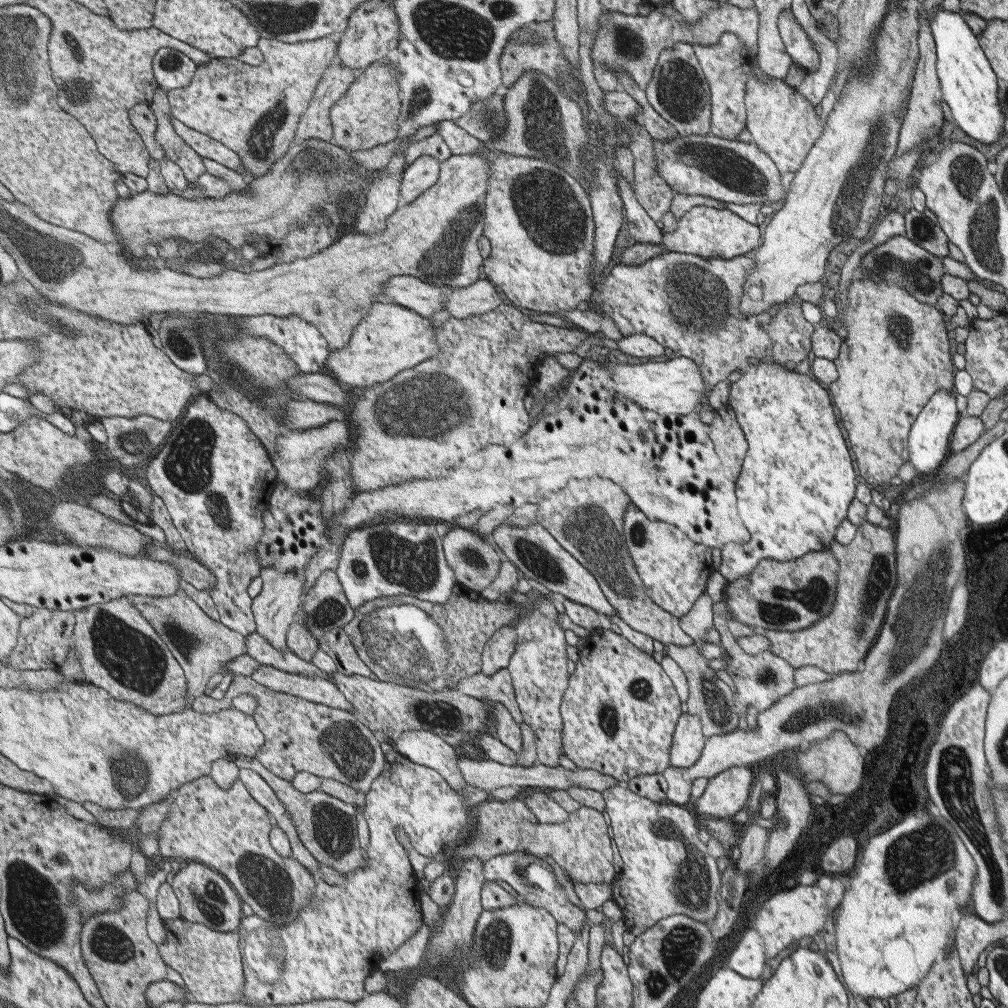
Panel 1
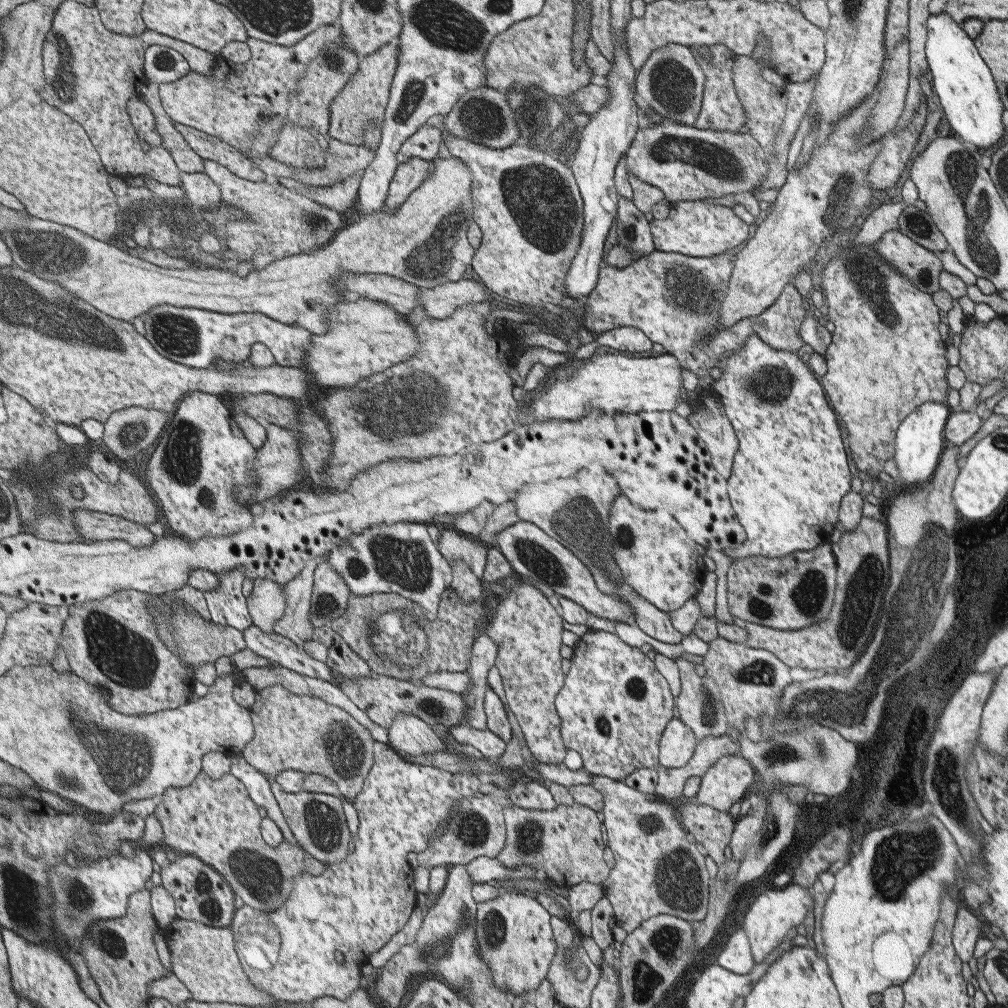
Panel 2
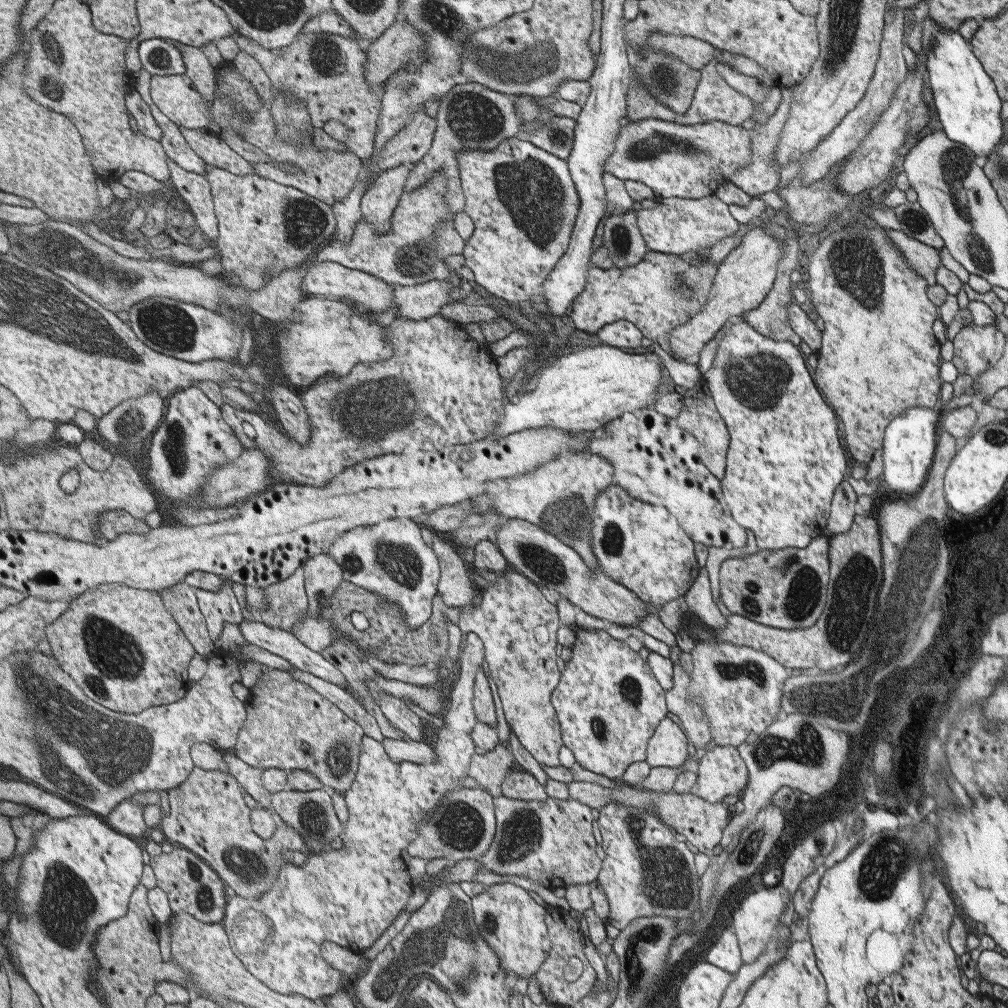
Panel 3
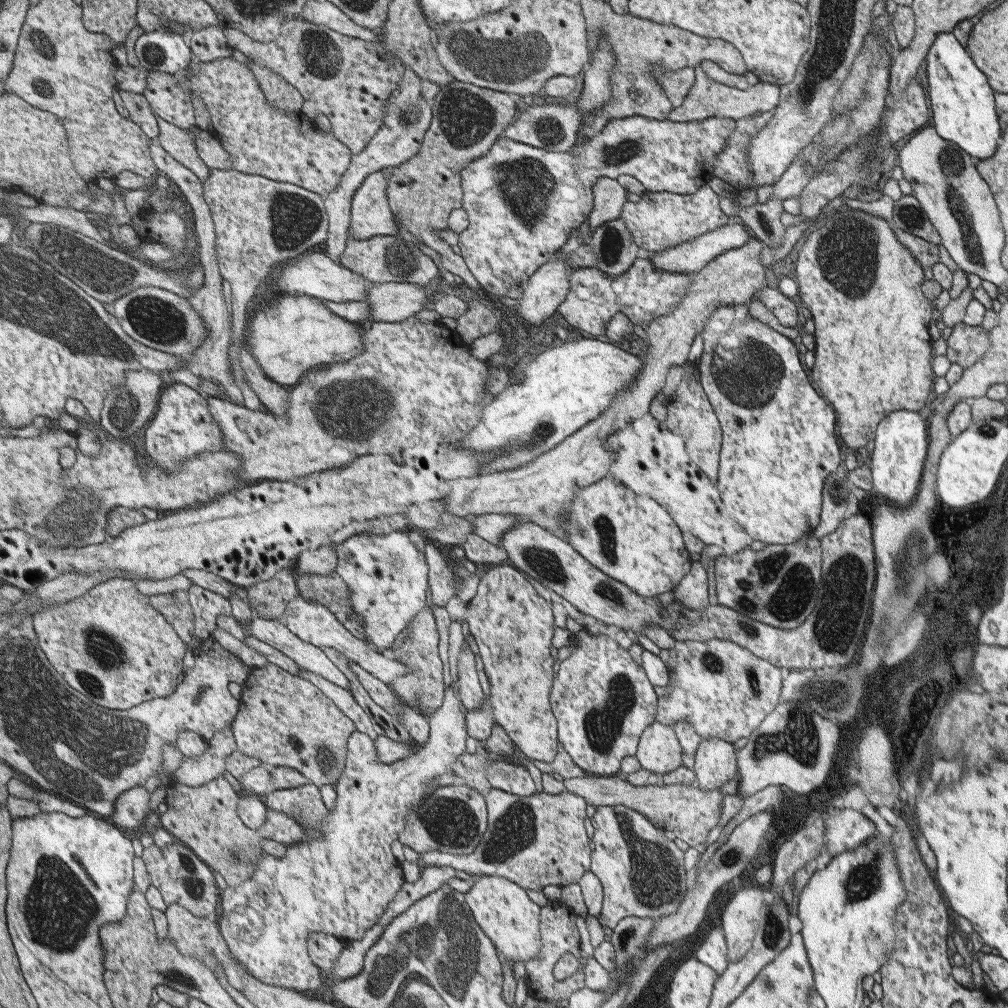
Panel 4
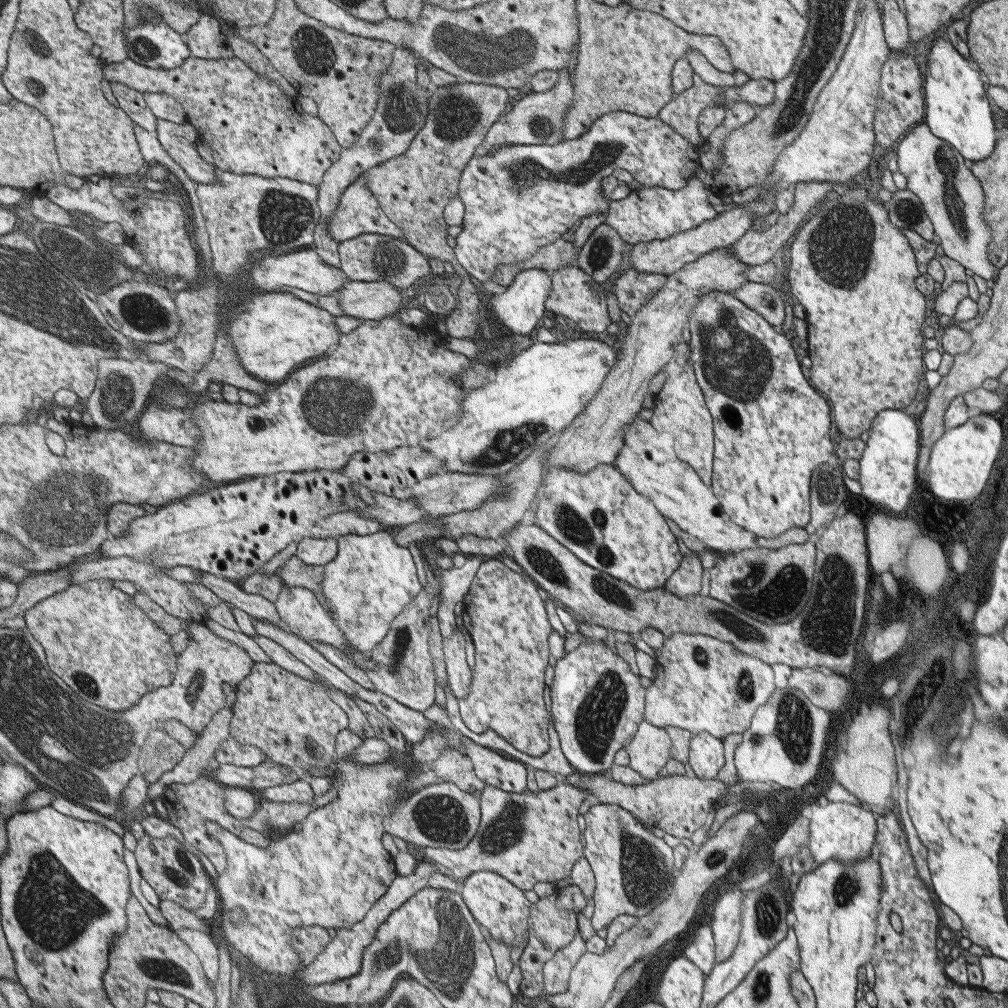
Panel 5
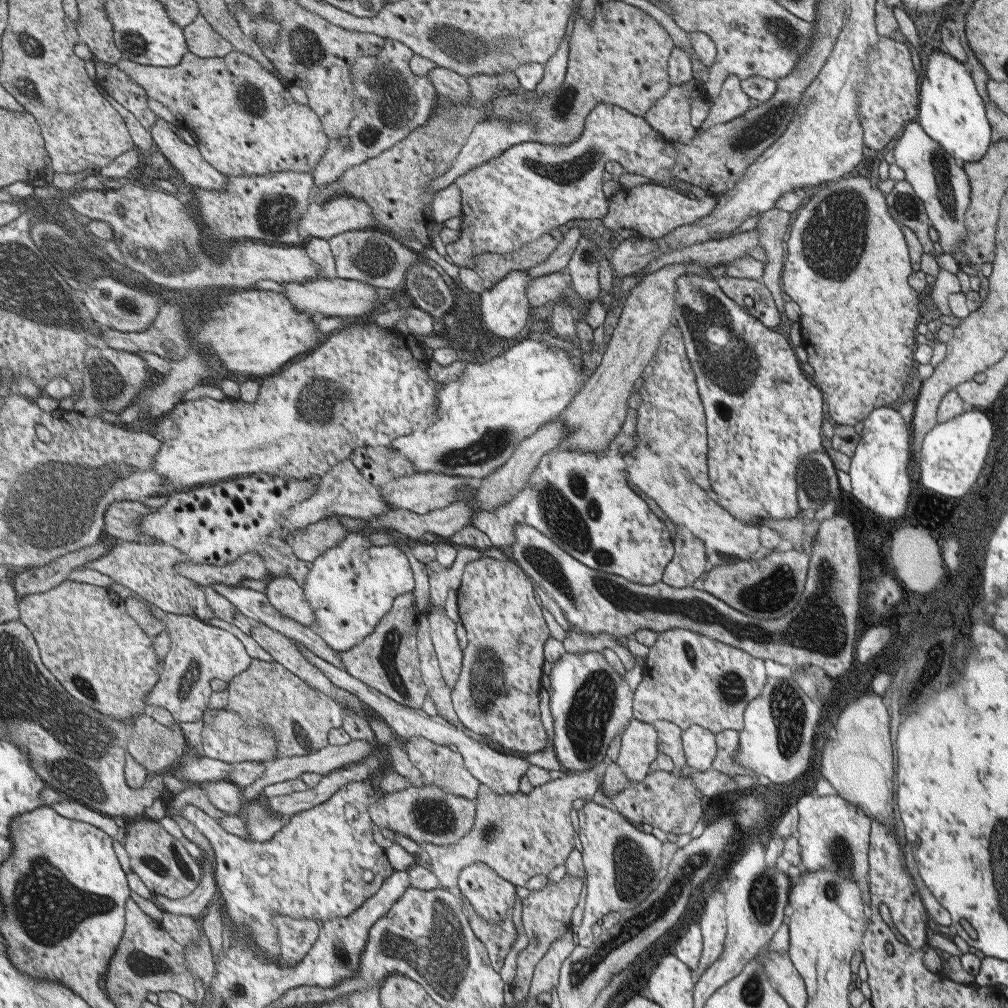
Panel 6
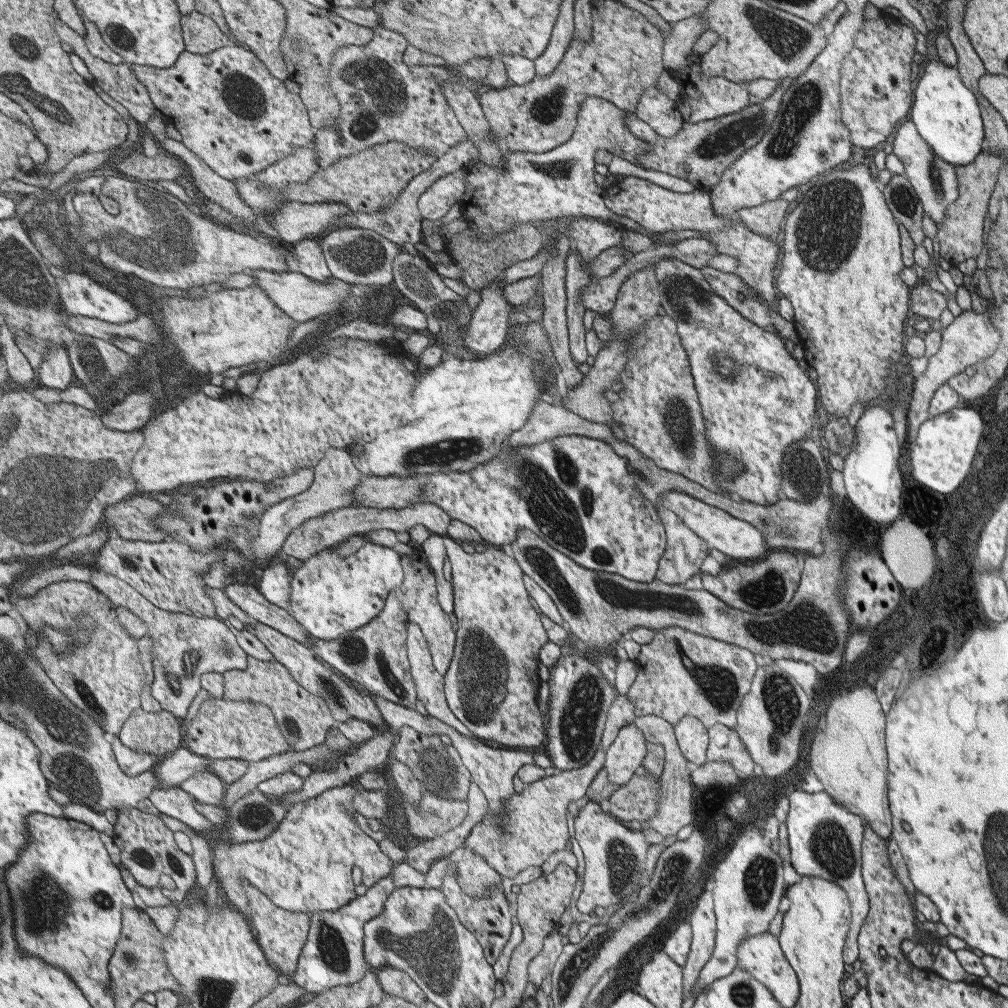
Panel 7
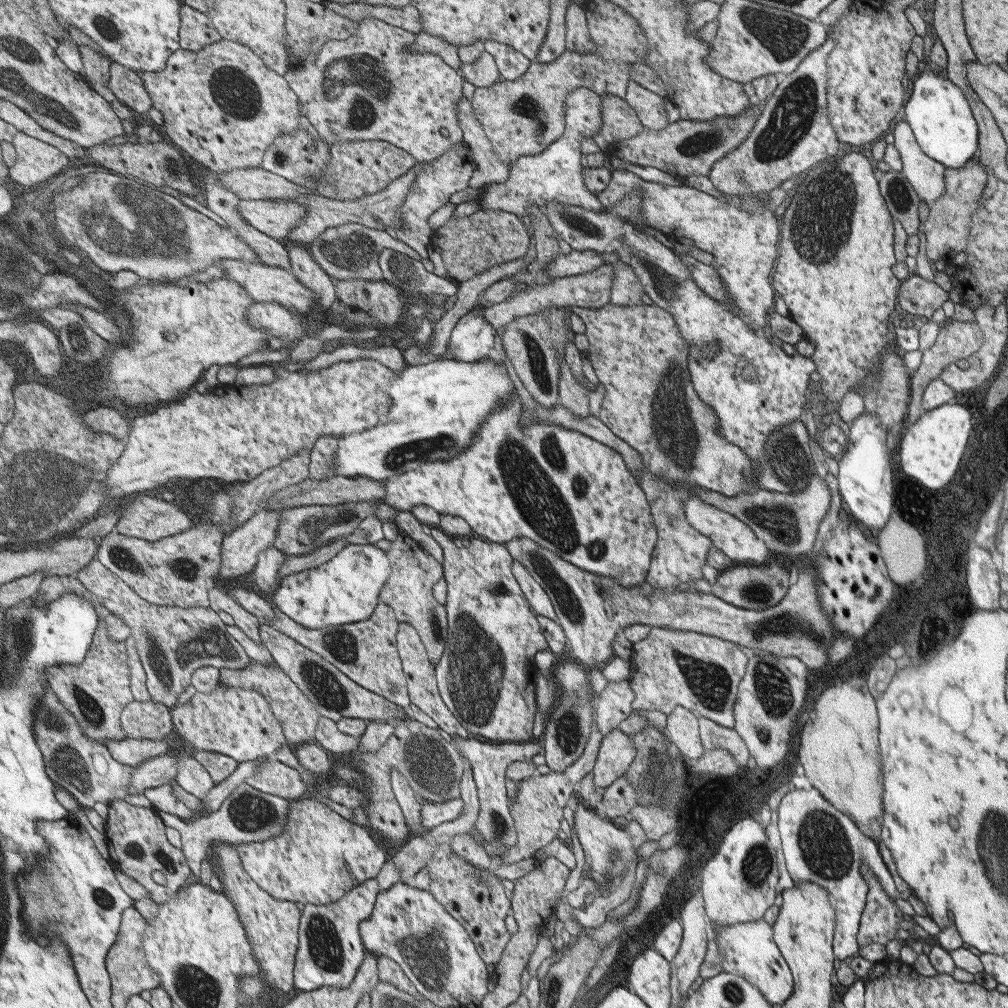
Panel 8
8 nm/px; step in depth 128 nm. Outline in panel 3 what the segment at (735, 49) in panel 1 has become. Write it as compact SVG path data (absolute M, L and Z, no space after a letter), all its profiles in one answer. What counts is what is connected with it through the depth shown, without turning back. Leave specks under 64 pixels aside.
M712 63L706 64L706 67L702 68L699 72L701 73L701 78L692 103L690 103L690 110L678 116L676 119L678 124L693 125L694 123L720 121L733 125L741 125L744 120L751 118L756 113L756 110L760 110L760 107L749 96L728 86L718 75L718 72L712 70Z

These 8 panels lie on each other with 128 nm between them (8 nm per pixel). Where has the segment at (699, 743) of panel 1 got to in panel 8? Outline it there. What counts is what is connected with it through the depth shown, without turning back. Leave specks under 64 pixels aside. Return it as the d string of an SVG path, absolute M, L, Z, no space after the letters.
M617 728L603 735L598 757L591 772L594 776L594 786L604 790L617 778L625 776L634 757L636 748L632 736Z

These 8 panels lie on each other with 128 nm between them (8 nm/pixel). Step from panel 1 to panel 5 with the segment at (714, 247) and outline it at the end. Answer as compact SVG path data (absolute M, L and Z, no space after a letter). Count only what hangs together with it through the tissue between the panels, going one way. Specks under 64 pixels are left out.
M692 176L688 185L678 190L662 187L642 186L621 200L612 200L608 207L606 224L616 228L626 243L633 245L638 242L664 240L682 231L698 227L704 221L716 218L716 210L708 202L709 189L704 182Z

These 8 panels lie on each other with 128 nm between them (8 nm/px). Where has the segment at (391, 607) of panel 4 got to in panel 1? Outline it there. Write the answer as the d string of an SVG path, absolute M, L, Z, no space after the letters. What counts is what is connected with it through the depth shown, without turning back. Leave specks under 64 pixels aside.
M384 522L370 528L355 529L348 533L340 565L337 569L352 606L364 604L366 601L379 601L383 597L392 595L408 595L431 603L445 603L456 589L457 575L448 564L445 557L442 537L436 533L434 522L430 524L416 524L416 522Z

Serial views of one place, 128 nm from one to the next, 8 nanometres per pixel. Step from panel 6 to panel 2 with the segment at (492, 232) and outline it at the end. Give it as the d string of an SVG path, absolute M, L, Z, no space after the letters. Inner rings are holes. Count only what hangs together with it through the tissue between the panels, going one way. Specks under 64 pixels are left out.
M666 121L649 127L644 125L642 130L638 131L629 151L624 154L624 160L631 174L660 188L667 201L702 201L730 193L754 192L760 188L760 183L764 181L766 173L770 171L768 155L764 149L750 134L742 134L739 131L699 129L692 125ZM445 127L442 132L452 157L460 158L472 170L472 220L480 227L482 241L475 248L470 271L478 274L480 283L490 293L533 307L544 306L546 302L558 305L566 297L566 271L582 244L582 200L570 168L558 162L551 151L538 150L519 142L504 149L494 149L451 136Z

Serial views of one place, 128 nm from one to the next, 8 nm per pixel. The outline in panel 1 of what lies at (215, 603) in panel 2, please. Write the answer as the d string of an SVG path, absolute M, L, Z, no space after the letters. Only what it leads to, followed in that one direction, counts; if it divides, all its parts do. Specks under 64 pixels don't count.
M202 394L198 401L192 402L147 470L150 486L155 495L166 502L192 556L218 578L218 584L214 584L209 592L218 606L221 622L247 638L259 628L254 612L255 598L249 590L255 577L260 577L263 571L257 545L264 539L268 526L264 514L270 511L269 492L277 485L277 470L269 449L254 432L252 424L248 424L242 415L224 409L209 394Z

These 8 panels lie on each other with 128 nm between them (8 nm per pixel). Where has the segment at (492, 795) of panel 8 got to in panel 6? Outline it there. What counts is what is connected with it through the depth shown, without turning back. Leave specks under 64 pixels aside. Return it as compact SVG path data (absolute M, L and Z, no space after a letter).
M298 643L298 646L300 646L304 655L317 667L324 670L336 685L354 693L363 703L369 706L370 710L382 717L386 721L386 724L394 730L396 735L403 736L406 739L412 738L412 736L424 736L430 742L446 746L455 744L462 756L465 756L465 769L479 779L480 783L484 783L492 789L492 792L498 791L498 793L505 792L506 794L510 794L519 791L520 779L531 766L526 759L499 753L486 745L486 743L482 743L482 740L474 739L472 736L468 737L462 730L444 720L440 715L429 716L422 709L415 709L400 704L392 700L388 695L382 694L382 692L378 692L375 688L364 684L358 678L354 678L354 675L346 671L346 669L342 669L342 667L332 664L328 659L318 656L310 648L306 648L304 644Z

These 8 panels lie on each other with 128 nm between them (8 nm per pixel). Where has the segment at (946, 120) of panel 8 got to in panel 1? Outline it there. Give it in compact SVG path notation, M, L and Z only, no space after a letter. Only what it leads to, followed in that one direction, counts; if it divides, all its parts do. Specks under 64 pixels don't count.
M940 9L932 20L931 32L935 41L936 73L943 101L950 107L957 128L970 138L991 146L992 142L1000 140L1006 118L998 104L999 98L996 98L996 74L992 72L986 54L978 46L976 36L960 13Z

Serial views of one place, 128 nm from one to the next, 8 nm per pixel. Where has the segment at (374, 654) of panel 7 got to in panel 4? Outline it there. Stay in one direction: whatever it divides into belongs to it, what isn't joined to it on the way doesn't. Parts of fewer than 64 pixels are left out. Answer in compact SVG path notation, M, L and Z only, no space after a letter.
M428 606L418 612L417 616L409 623L408 636L402 642L402 645L395 649L389 648L384 653L392 659L406 664L412 671L396 677L390 686L394 688L394 694L400 696L407 705L410 705L415 711L429 715L438 707L442 706L444 698L444 682L442 682L442 662L438 656L438 630L434 624L432 610Z

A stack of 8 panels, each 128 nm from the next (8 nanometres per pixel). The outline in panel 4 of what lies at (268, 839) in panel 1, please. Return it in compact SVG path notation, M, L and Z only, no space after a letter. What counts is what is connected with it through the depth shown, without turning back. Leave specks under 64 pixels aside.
M223 776L198 787L174 783L169 787L166 803L169 808L163 816L166 829L191 847L210 868L222 874L229 886L240 887L254 875L266 853L262 848L266 836L286 846L306 839L302 824L291 821L288 813L272 808L260 830L250 828L240 816L240 796L234 784Z

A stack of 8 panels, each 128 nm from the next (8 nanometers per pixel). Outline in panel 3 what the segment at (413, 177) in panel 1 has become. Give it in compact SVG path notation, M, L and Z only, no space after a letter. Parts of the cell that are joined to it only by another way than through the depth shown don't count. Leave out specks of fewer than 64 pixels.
M404 164L380 172L374 183L362 194L362 218L377 233L391 232L393 211L404 197L404 190L412 178L411 169L414 164Z

